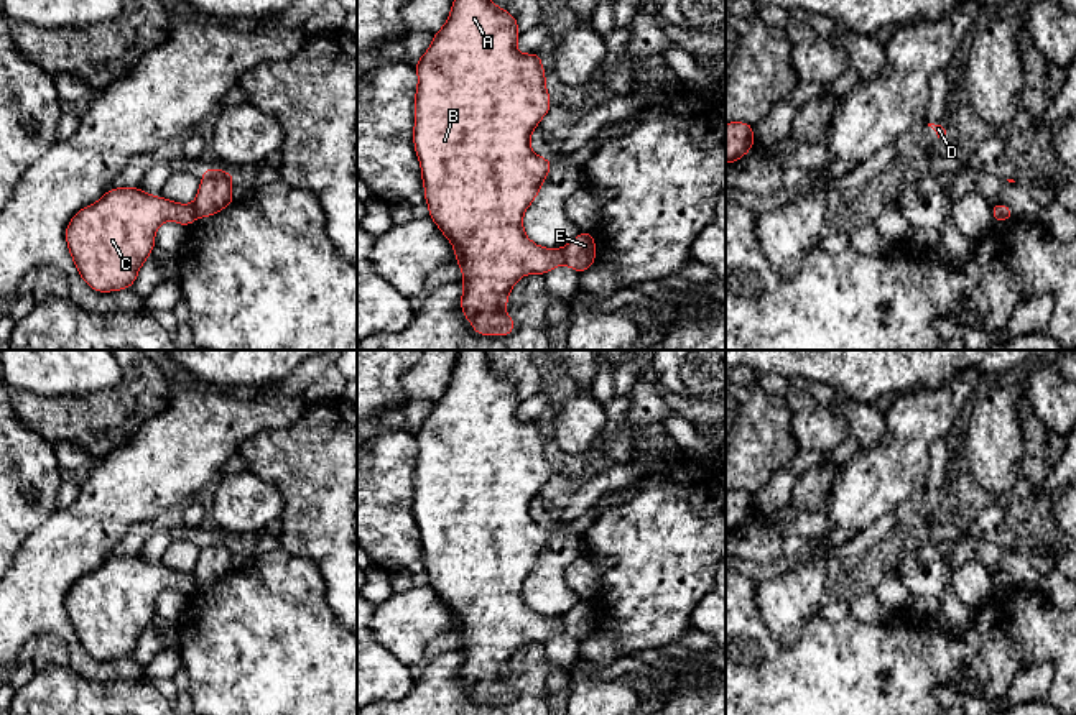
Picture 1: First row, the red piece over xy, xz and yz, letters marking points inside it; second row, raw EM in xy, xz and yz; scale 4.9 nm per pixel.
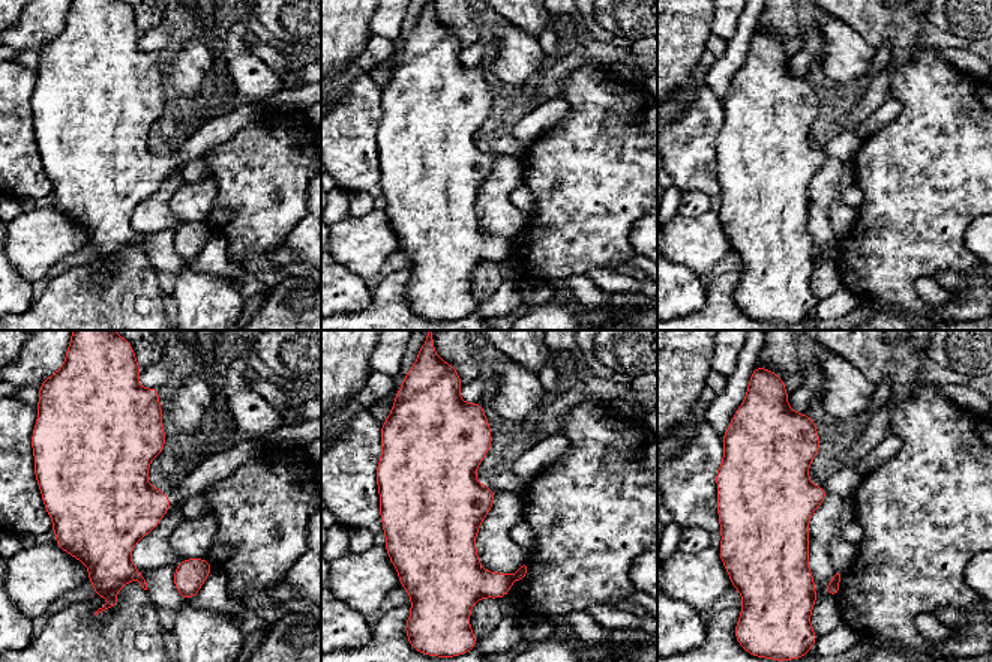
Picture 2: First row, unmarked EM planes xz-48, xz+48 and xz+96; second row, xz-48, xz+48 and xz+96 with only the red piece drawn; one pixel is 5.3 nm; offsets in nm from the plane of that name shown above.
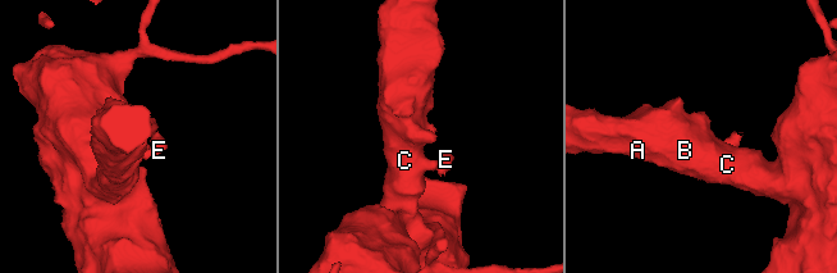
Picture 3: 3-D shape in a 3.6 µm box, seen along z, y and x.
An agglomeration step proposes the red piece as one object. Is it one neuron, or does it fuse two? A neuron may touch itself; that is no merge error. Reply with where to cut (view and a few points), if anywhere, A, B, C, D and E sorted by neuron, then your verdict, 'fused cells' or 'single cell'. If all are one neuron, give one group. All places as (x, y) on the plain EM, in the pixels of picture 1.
cut xz (561, 617), (565, 631); groups A B C D / E; fused cells

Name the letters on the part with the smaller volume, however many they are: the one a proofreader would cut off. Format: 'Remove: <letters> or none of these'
Remove: E

